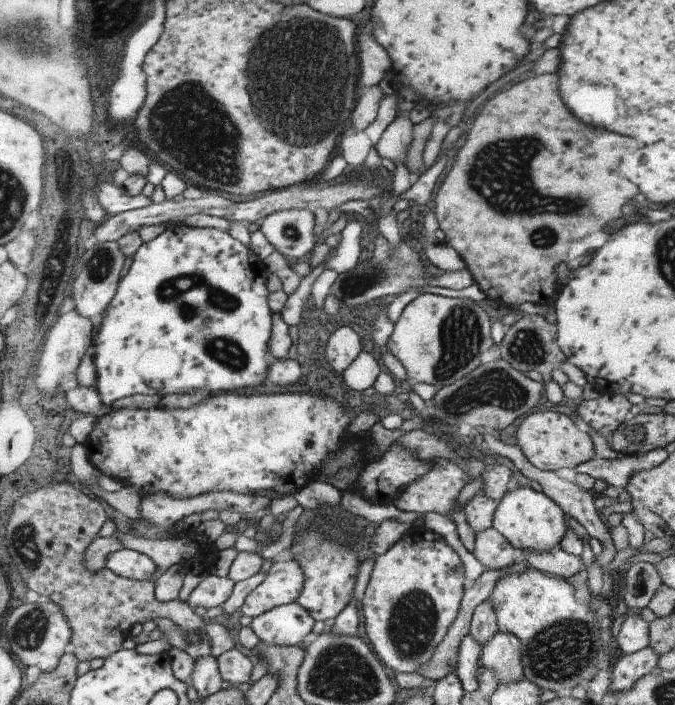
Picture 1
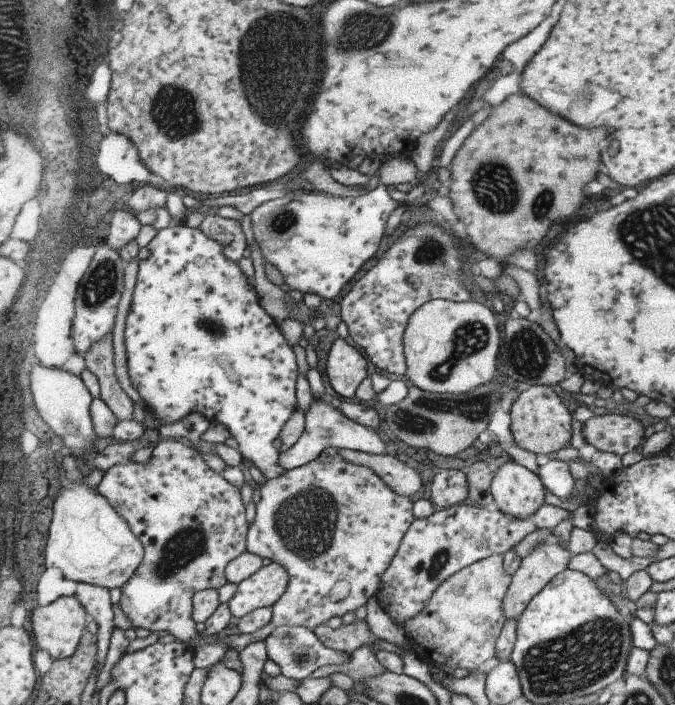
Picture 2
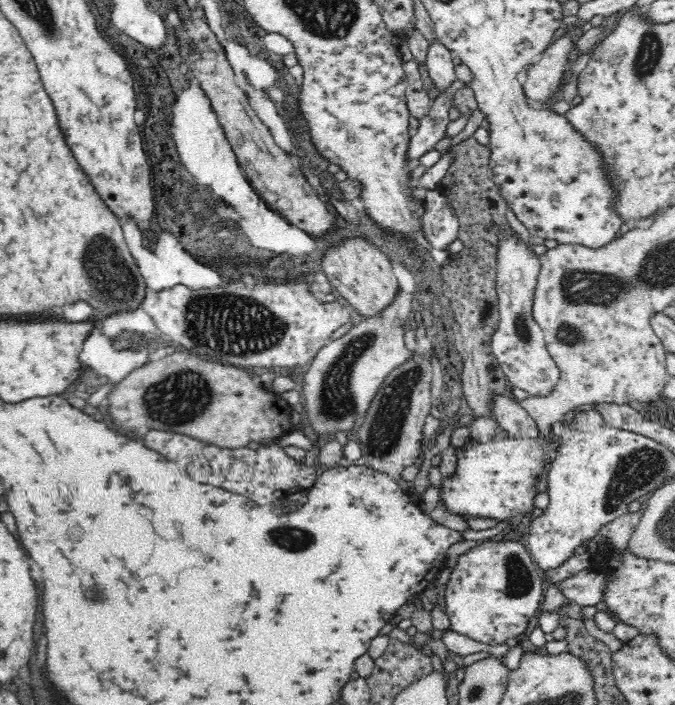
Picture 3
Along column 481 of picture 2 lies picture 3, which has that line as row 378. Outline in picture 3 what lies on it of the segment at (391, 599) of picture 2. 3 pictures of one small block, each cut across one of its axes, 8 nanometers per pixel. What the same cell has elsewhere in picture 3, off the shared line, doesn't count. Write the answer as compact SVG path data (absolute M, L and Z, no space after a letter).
M514 235L501 238L497 256L500 326L491 339L492 353L509 386L521 388L529 396L546 398L554 394L561 372L546 347L542 330L532 318L533 295L540 271L539 257Z

